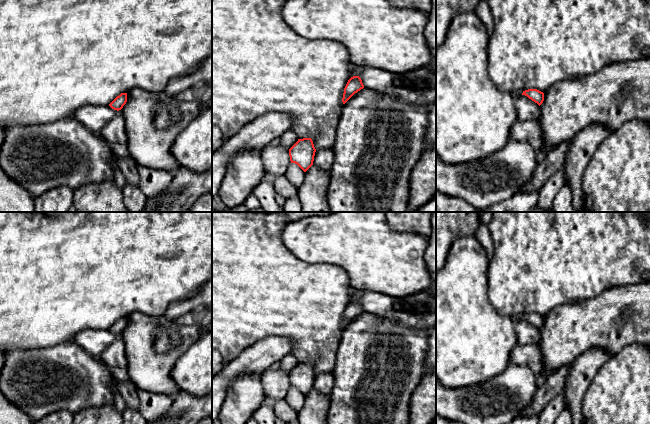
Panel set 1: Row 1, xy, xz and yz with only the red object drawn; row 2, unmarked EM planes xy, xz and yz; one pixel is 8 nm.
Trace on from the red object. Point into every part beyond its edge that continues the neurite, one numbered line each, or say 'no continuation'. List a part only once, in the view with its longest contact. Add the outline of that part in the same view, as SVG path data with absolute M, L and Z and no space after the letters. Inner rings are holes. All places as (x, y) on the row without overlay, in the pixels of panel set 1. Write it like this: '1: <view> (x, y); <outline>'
1: xz (358, 294); M356 290L356 291L354 291L354 299L355 300L359 300L359 299L361 299L361 297L366 293L367 291L365 291L365 290Z

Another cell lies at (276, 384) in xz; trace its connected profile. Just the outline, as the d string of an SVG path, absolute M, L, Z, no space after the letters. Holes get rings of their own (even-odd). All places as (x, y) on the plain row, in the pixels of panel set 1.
M267 369L261 375L261 383L266 401L270 403L285 399L291 388L289 373L281 369L275 371Z

